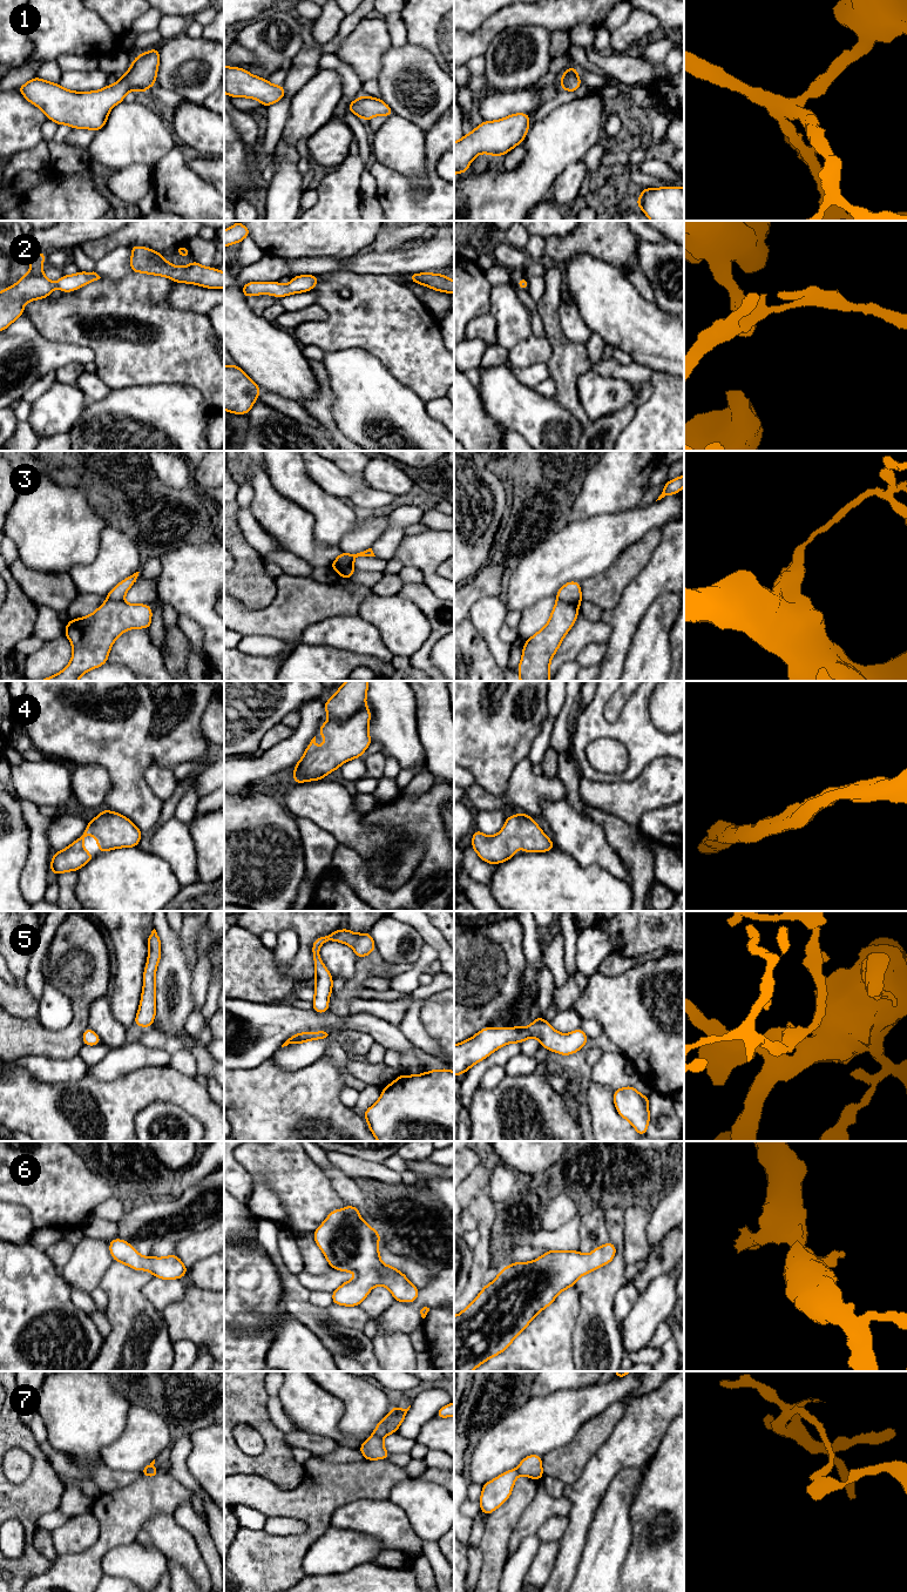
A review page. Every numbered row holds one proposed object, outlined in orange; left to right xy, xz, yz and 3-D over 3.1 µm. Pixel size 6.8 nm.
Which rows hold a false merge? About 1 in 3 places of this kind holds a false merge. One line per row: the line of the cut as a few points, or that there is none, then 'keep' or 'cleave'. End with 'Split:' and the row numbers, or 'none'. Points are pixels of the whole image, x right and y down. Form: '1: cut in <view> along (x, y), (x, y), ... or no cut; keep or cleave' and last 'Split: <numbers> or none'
1: no cut; keep
2: no cut; keep
3: cut in yz along (557, 599), (577, 606); cleave
4: no cut; keep
5: no cut; keep
6: no cut; keep
7: cut in xz along (373, 1434), (383, 1438); cleave
Split: 3, 7

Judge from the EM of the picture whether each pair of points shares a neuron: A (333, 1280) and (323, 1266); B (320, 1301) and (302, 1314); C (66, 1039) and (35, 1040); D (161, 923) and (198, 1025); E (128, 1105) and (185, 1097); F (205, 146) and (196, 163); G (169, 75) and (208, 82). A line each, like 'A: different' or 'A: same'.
A: different
B: different
C: same
D: different
E: same
F: different
G: same

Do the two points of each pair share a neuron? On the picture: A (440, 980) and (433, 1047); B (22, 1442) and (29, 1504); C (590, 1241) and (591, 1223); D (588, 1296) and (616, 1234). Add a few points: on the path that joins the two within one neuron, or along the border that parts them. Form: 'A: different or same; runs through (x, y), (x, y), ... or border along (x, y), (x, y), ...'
A: same; runs through (422, 994), (417, 1000), (414, 1009), (415, 1031)
B: same; runs through (38, 1456), (39, 1489)
C: same; runs through (590, 1236), (591, 1228)
D: same; runs through (603, 1281), (617, 1266), (618, 1249)

